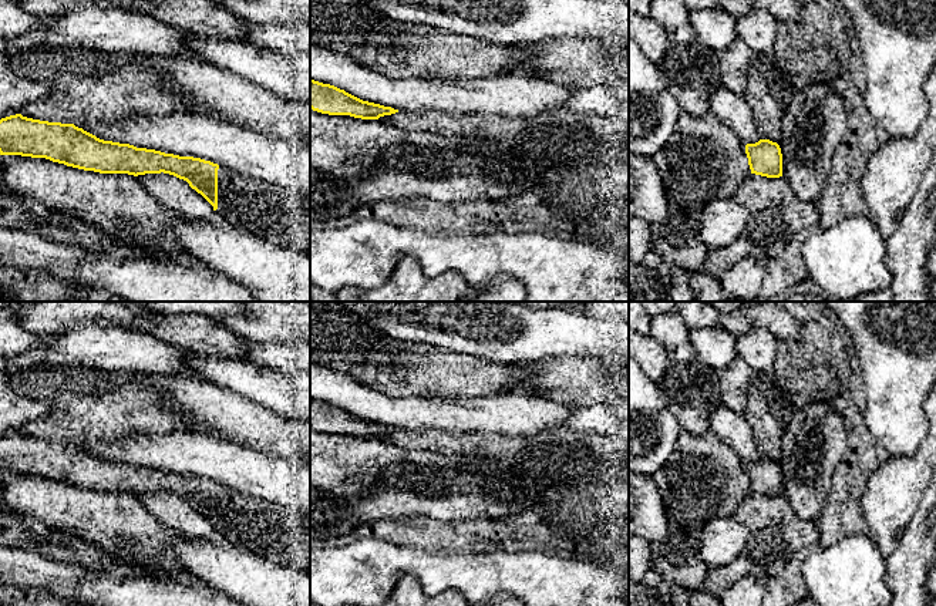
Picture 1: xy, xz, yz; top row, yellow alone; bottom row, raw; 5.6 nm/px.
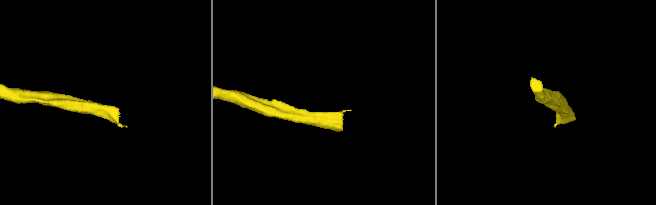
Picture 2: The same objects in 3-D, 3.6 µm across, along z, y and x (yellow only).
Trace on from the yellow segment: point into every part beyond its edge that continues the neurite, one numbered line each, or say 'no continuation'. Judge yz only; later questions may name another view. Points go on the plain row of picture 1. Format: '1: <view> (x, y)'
no continuation

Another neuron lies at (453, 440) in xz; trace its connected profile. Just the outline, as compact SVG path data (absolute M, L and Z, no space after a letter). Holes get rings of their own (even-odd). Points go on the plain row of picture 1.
M438 428L398 430L380 435L378 440L397 447L425 451L428 454L471 454L477 455L477 441L479 435L474 432L455 432Z

